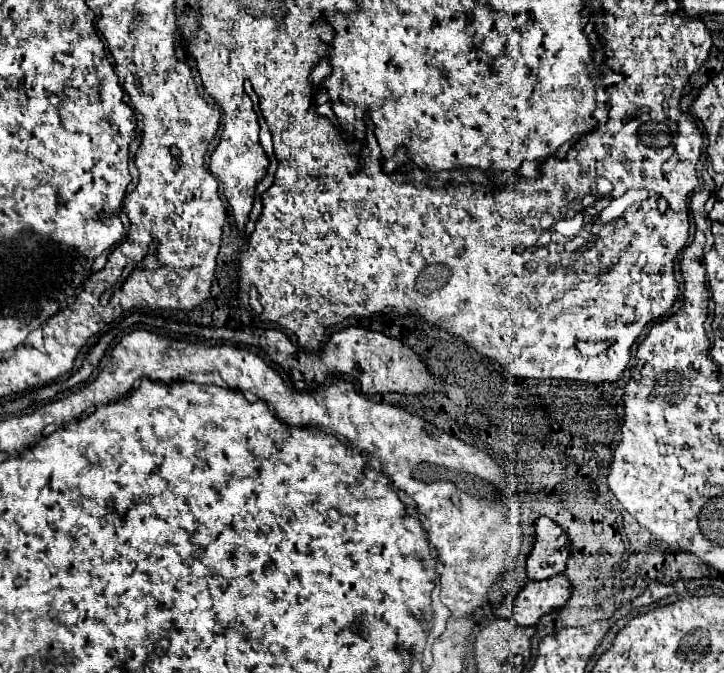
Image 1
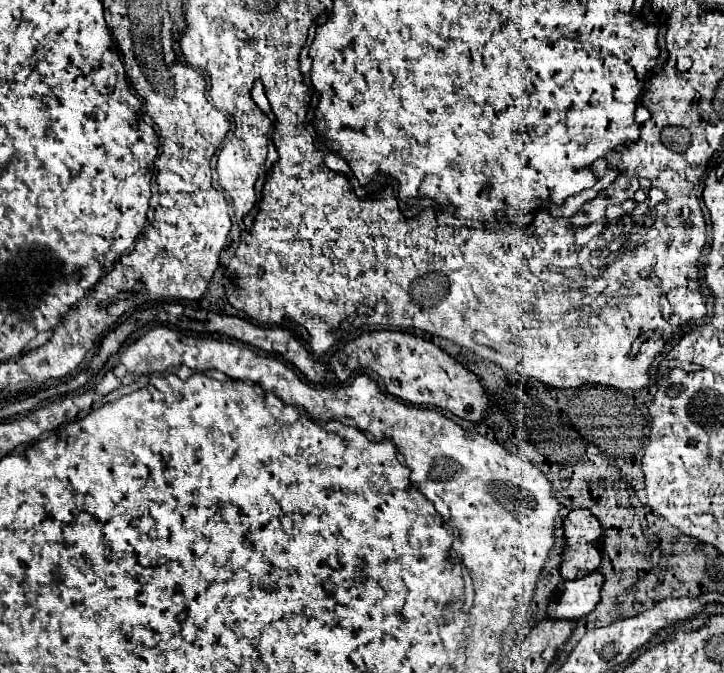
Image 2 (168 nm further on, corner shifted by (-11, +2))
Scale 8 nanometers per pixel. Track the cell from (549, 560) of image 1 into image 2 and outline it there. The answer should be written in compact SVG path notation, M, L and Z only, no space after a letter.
M573 510L565 518L567 548L563 554L561 576L577 580L601 566L603 528L589 510Z

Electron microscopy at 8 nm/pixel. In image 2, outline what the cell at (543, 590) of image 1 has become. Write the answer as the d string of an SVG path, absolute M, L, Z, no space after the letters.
M593 572L587 578L579 578L573 582L565 580L563 592L557 594L557 600L549 602L549 616L567 620L585 618L591 612L591 608L599 604L601 586L603 586L601 572Z

